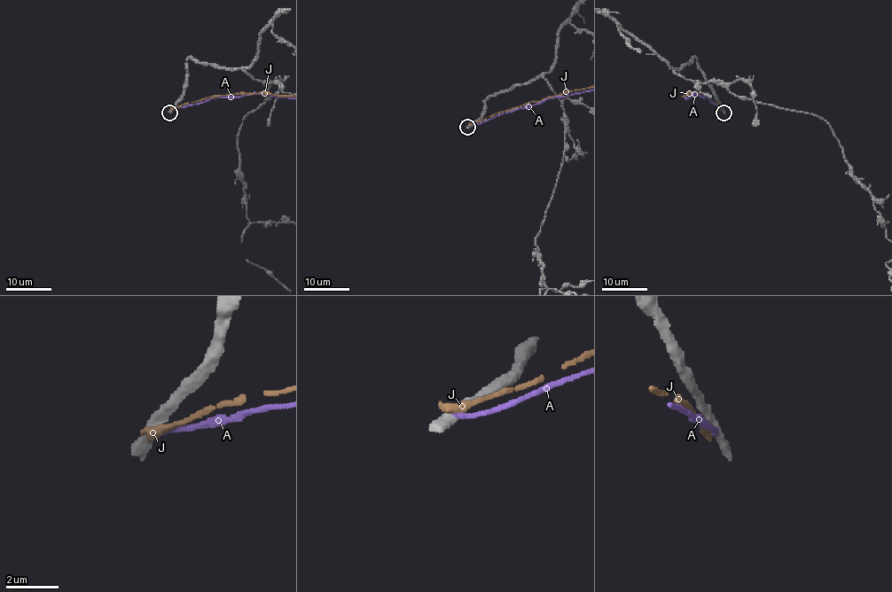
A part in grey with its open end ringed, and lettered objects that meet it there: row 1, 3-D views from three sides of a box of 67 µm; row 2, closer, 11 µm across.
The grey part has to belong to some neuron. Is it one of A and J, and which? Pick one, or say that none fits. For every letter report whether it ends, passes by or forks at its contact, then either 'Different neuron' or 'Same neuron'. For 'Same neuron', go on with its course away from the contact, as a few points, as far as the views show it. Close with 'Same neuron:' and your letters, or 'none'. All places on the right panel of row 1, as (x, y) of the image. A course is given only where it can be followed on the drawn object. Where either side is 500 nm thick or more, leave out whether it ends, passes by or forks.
A: It ends there. Different neuron
J: It ends there. Different neuron
Same neuron: none

